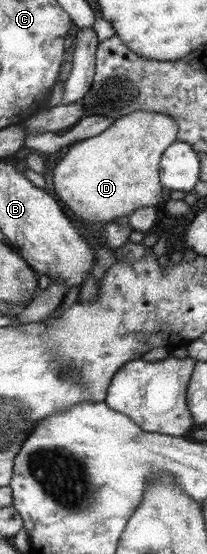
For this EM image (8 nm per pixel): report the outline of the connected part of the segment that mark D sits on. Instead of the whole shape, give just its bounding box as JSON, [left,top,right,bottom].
[53,110,178,223]

